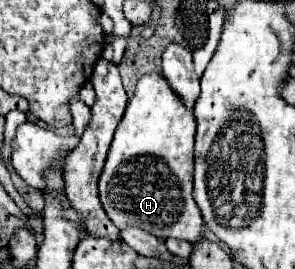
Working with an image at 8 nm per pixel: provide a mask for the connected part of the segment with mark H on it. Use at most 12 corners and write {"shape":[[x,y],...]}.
{"shape":[[142,76],[98,178],[108,218],[204,240],[194,114]]}

